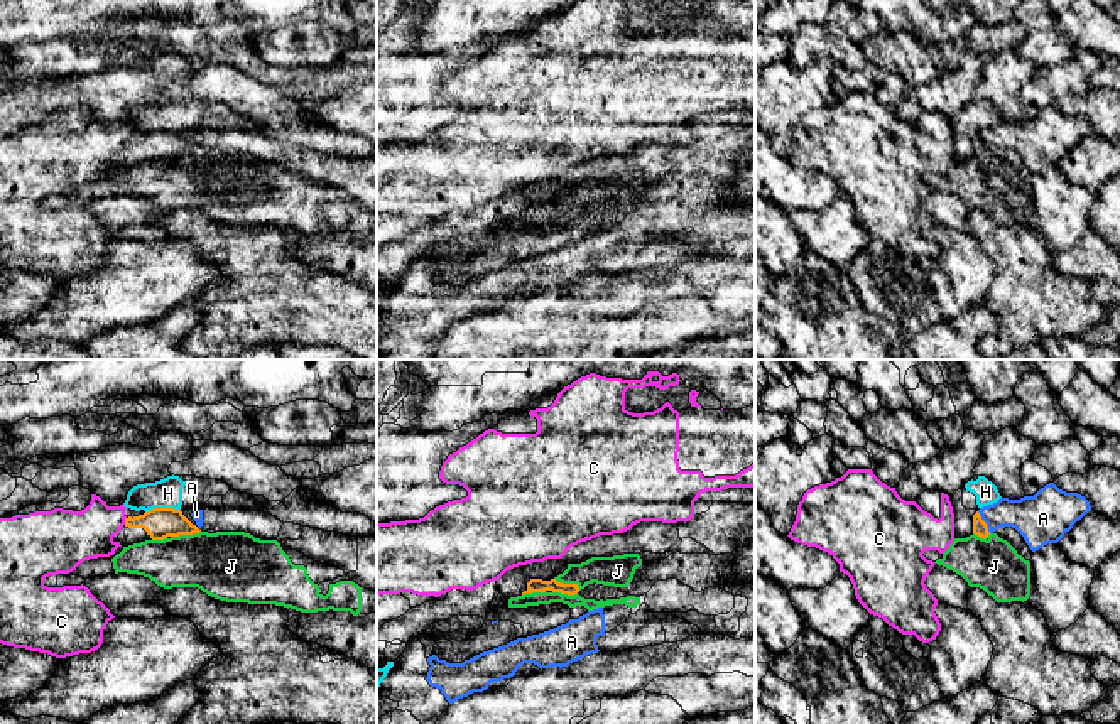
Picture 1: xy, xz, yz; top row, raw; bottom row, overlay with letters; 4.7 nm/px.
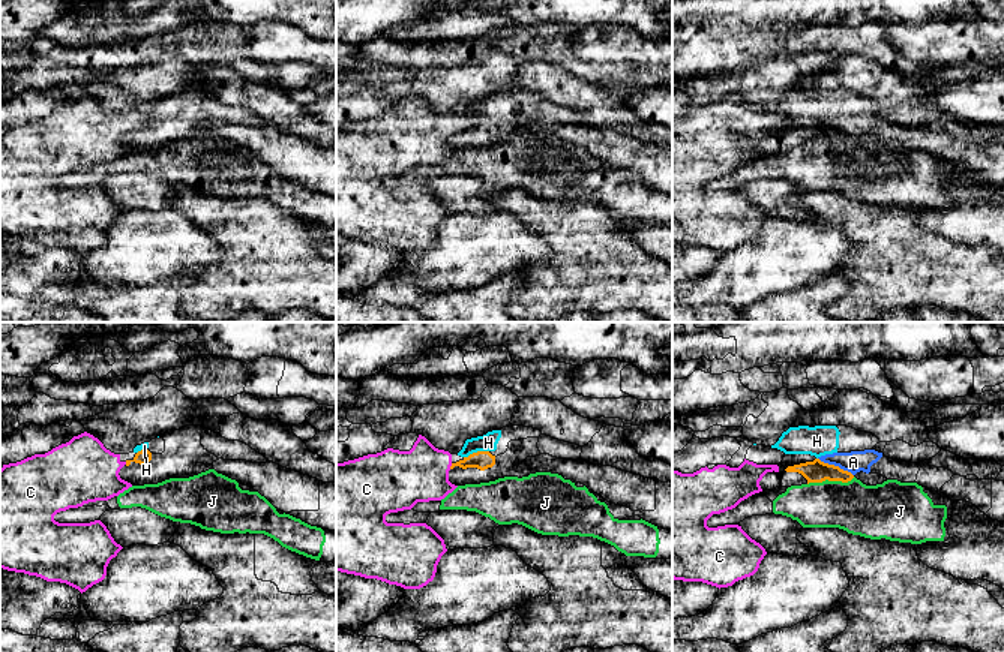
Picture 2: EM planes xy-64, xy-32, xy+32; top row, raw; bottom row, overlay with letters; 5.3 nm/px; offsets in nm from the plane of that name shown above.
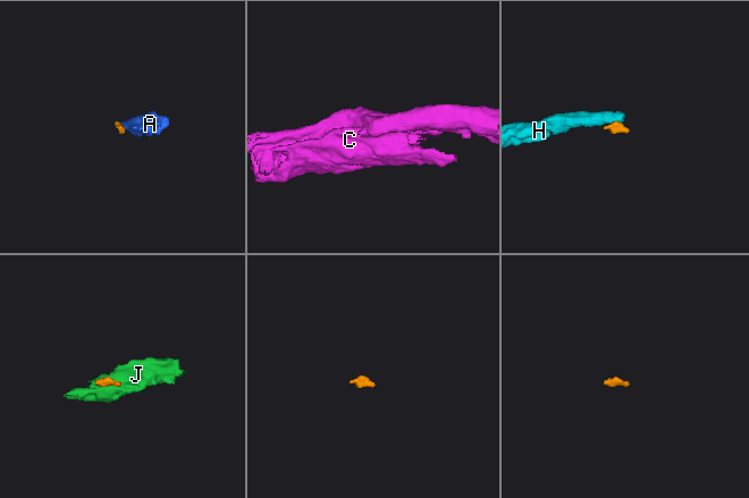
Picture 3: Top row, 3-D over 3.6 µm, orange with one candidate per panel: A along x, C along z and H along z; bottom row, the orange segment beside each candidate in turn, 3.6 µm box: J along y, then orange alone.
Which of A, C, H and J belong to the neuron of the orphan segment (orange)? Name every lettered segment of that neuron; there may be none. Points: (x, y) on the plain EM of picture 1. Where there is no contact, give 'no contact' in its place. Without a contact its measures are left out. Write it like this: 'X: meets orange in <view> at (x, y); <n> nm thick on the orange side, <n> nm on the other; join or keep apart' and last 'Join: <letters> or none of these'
A: meets orange in yz at (984, 144); 70 nm thick on the orange side, 220 nm on the other; keep apart
C: meets orange in xy at (125, 142); 150 nm thick on the orange side, 240 nm on the other; keep apart
H: meets orange in xy at (163, 130); 150 nm thick on the orange side, 140 nm on the other; join
J: meets orange in xy at (184, 156); 150 nm thick on the orange side, 320 nm on the other; keep apart
Join: H

